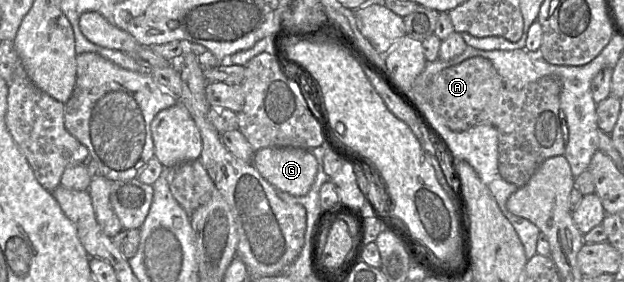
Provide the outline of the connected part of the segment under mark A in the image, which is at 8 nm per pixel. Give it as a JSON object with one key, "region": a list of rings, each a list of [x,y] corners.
{"region":[[[476,56],[468,58],[452,67],[446,67],[427,79],[425,86],[425,101],[445,120],[446,125],[453,131],[465,131],[478,125],[491,125],[498,132],[498,170],[501,177],[509,183],[521,187],[525,185],[531,176],[536,172],[542,162],[550,157],[564,155],[569,140],[568,125],[564,112],[561,110],[560,93],[562,91],[562,81],[556,75],[545,75],[534,82],[527,84],[520,90],[506,89],[500,75],[496,71],[492,62],[484,57]]]}

